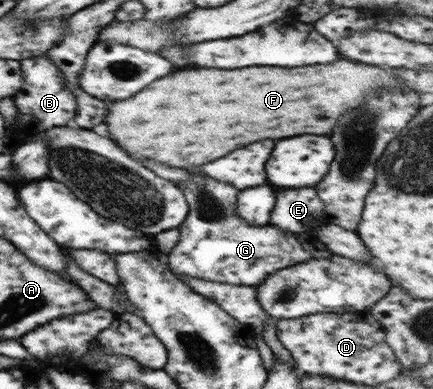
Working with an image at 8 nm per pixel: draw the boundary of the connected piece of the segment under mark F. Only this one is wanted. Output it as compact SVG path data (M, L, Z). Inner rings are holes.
M338 59L330 65L320 67L244 67L244 71L220 71L220 69L186 69L156 79L138 95L132 95L126 101L114 101L108 105L106 127L112 139L122 147L130 157L150 159L170 167L190 169L194 165L216 161L230 151L254 143L256 139L284 139L304 133L330 133L336 119L348 109L360 107L364 93L376 87L398 87L406 89L396 81L394 73L388 73L380 67L352 63Z

